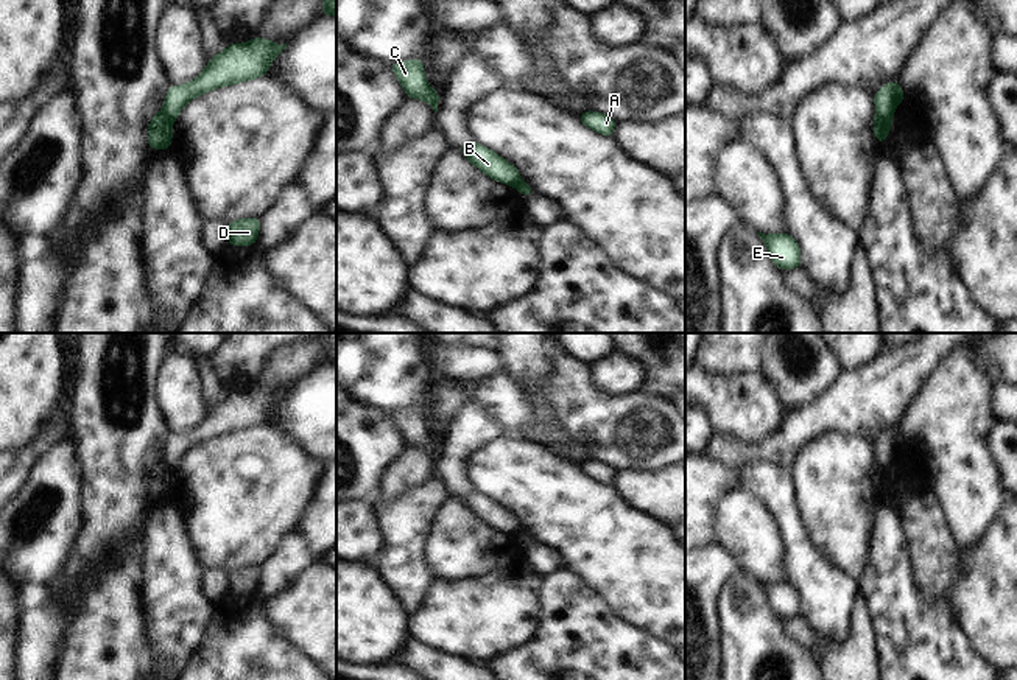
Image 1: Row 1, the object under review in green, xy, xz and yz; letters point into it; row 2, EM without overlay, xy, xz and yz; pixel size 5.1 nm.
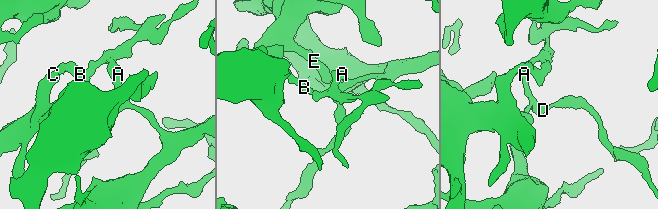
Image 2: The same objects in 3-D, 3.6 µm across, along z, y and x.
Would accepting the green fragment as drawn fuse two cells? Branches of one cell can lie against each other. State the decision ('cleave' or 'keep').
cleave

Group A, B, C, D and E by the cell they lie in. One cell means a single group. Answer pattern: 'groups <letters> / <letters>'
groups A D / B C E

